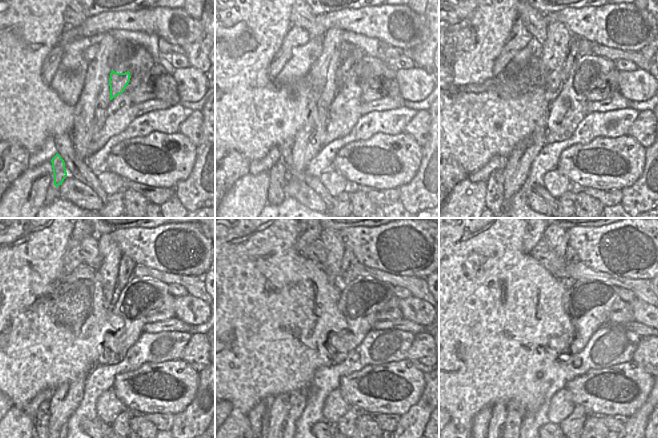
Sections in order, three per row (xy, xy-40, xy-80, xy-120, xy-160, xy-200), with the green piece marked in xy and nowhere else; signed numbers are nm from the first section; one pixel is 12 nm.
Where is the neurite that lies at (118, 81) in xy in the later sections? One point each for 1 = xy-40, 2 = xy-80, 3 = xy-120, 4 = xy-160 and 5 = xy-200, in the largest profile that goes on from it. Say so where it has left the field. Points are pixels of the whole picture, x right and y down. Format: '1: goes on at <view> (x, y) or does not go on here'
1: goes on at xy-40 (340, 79)
2: goes on at xy-80 (572, 56)
3: goes on at xy-120 (125, 272)
4: goes on at xy-160 (349, 260)
5: goes on at xy-200 (571, 256)

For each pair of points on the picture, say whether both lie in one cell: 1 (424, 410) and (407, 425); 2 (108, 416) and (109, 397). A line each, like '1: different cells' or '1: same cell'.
1: same cell
2: same cell

